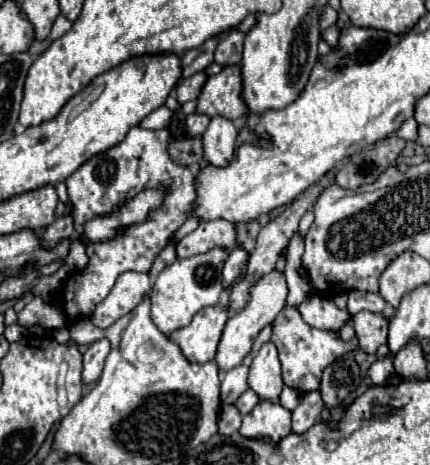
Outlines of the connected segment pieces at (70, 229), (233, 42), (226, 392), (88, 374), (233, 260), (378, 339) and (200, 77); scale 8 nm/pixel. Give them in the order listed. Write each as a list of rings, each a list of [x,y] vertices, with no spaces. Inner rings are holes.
[[[69,201],[67,207],[69,207],[69,211],[67,211],[63,217],[57,217],[57,219],[47,227],[47,231],[43,233],[43,243],[45,243],[45,247],[51,247],[51,245],[55,245],[57,241],[61,241],[61,239],[65,239],[65,237],[75,237],[73,203]]]
[[[231,29],[215,49],[215,63],[219,65],[239,65],[245,35],[239,29]]]
[[[239,365],[223,373],[221,377],[221,401],[223,403],[235,403],[249,389],[247,375],[249,375],[247,365]]]
[[[99,339],[99,341],[89,345],[89,349],[83,355],[83,373],[81,373],[81,379],[85,385],[91,385],[101,377],[107,353],[109,353],[109,341],[107,339]]]
[[[235,247],[223,267],[223,281],[221,281],[223,289],[229,289],[239,279],[241,267],[245,267],[245,263],[247,263],[247,251],[241,247]]]
[[[361,311],[353,317],[353,327],[359,339],[361,349],[367,355],[375,355],[377,347],[387,341],[387,317],[383,313],[371,313],[371,311]]]
[[[199,71],[187,79],[183,79],[179,85],[177,85],[177,101],[179,103],[185,103],[185,101],[191,101],[191,99],[197,99],[203,85],[207,81],[207,73],[205,71]]]

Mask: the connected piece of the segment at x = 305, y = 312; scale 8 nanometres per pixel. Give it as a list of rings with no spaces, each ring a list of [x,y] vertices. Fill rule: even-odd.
[[[313,295],[305,299],[299,305],[299,313],[311,327],[317,327],[317,329],[337,331],[351,323],[351,315],[345,309],[339,309],[333,303],[333,299],[327,299],[321,295]]]

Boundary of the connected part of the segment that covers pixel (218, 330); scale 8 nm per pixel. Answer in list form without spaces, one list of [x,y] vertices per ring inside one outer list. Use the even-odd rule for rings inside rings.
[[[227,303],[205,307],[199,313],[195,313],[193,321],[187,327],[173,331],[169,339],[181,347],[183,355],[189,361],[197,361],[197,363],[211,361],[217,355],[217,347],[227,319],[229,319]]]

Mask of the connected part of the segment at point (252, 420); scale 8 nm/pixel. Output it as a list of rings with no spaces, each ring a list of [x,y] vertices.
[[[261,401],[251,413],[243,417],[239,433],[247,439],[267,439],[277,445],[291,433],[291,411],[283,409],[281,405]]]

